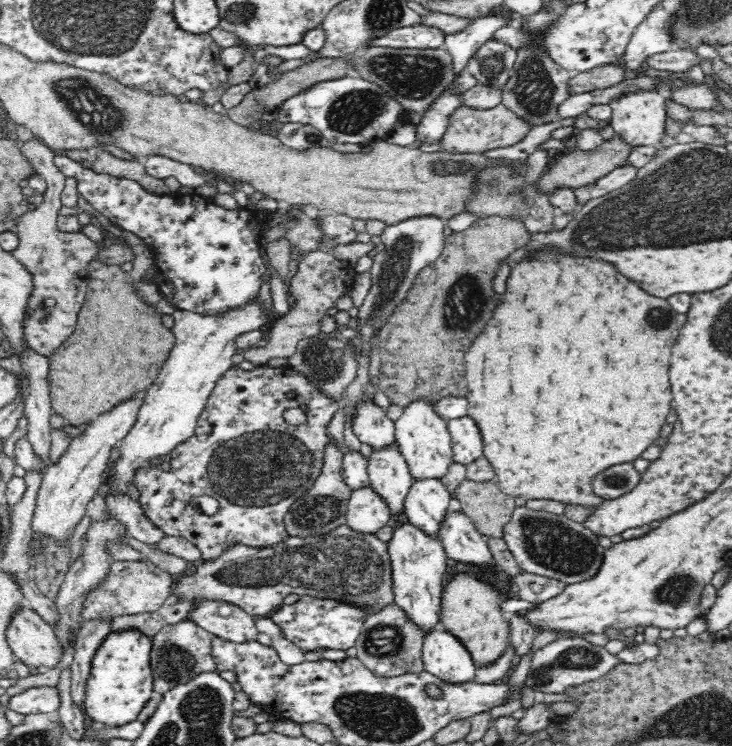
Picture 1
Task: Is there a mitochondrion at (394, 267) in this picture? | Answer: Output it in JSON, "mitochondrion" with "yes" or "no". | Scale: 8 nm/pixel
{"mitochondrion":"yes"}

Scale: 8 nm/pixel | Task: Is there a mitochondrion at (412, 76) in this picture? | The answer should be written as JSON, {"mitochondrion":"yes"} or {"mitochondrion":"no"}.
{"mitochondrion":"yes"}

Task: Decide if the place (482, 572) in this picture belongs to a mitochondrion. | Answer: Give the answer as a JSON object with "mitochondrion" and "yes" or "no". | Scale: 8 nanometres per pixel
{"mitochondrion":"no"}

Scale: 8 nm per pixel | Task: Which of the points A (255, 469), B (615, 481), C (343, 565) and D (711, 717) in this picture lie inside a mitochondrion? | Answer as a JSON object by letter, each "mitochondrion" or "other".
{"A":"mitochondrion","B":"mitochondrion","C":"mitochondrion","D":"mitochondrion"}

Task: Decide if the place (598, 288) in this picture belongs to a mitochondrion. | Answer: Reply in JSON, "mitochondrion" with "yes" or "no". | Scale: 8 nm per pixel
{"mitochondrion":"no"}

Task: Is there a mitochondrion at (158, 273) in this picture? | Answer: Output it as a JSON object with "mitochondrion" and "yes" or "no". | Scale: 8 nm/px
{"mitochondrion":"no"}

